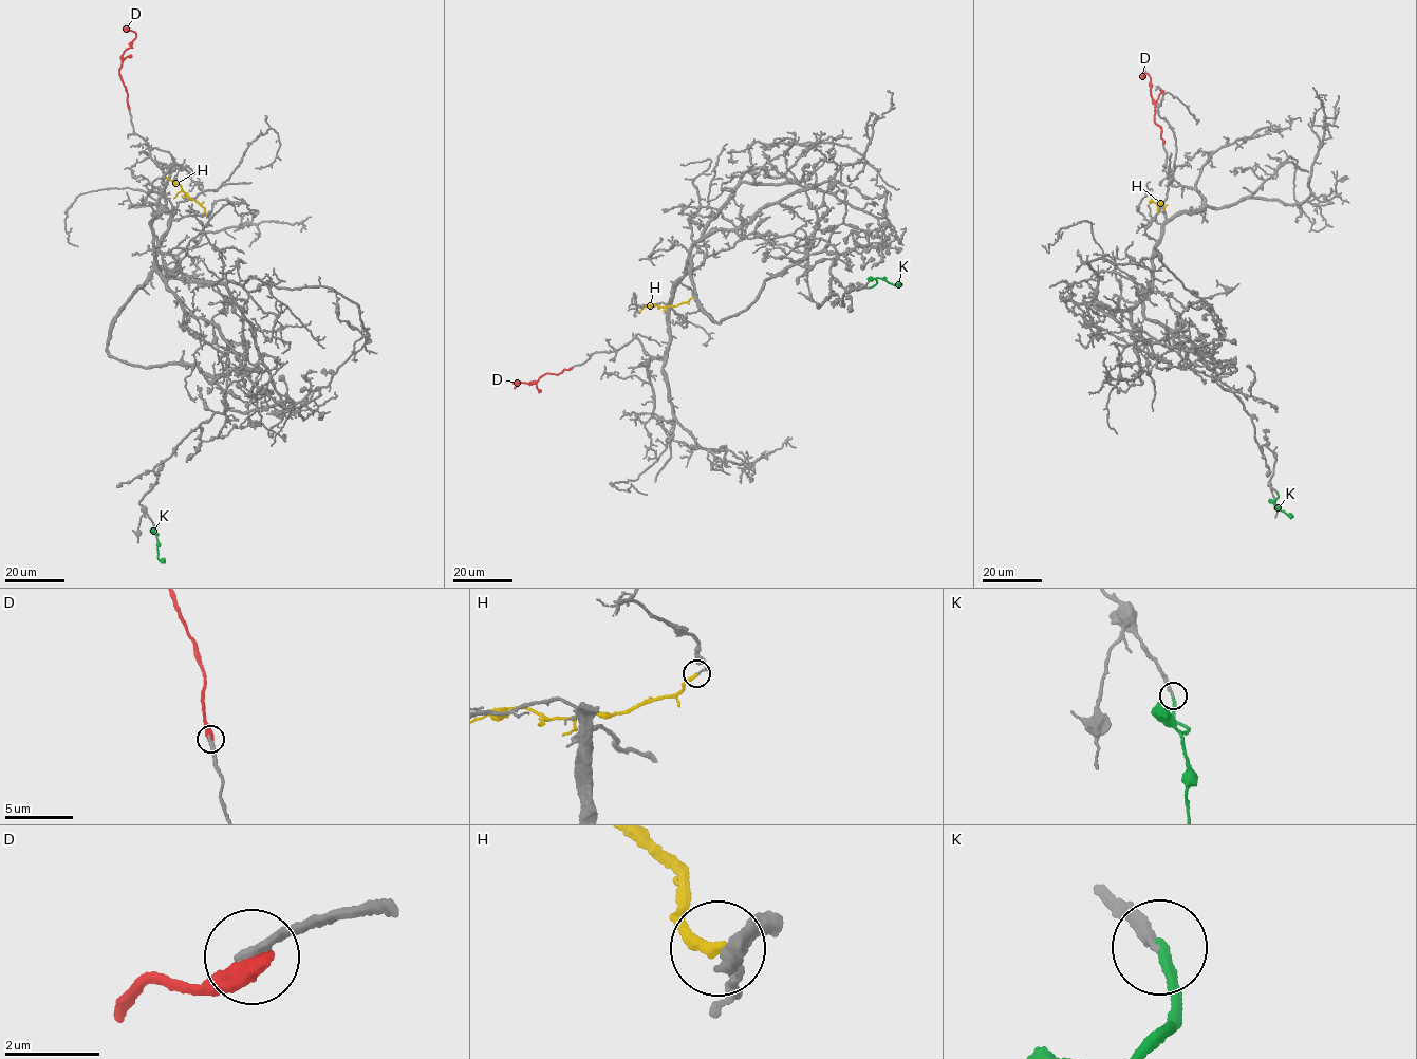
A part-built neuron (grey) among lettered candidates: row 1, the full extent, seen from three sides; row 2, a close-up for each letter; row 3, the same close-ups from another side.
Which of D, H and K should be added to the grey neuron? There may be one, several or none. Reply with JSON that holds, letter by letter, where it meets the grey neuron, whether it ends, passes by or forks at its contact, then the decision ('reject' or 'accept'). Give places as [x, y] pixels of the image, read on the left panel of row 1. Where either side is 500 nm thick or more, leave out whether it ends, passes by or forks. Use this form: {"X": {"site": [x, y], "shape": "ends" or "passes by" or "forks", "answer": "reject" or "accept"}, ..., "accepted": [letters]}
{"D": {"site": [129, 108], "answer": "reject"}, "H": {"site": [207, 214], "shape": "ends", "answer": "reject"}, "K": {"site": [154, 526], "shape": "ends", "answer": "accept"}, "accepted": ["K"]}

